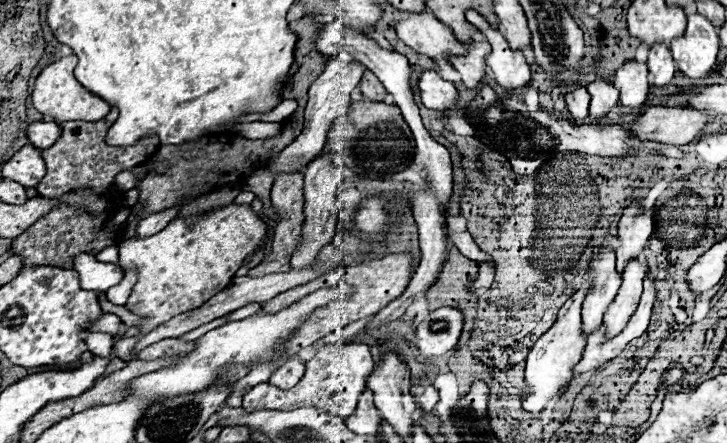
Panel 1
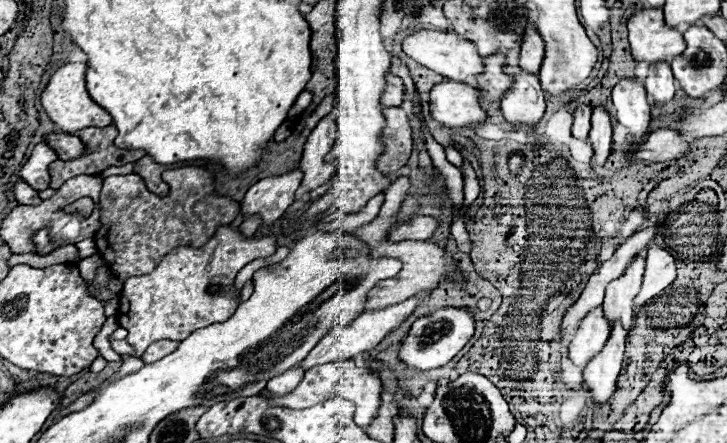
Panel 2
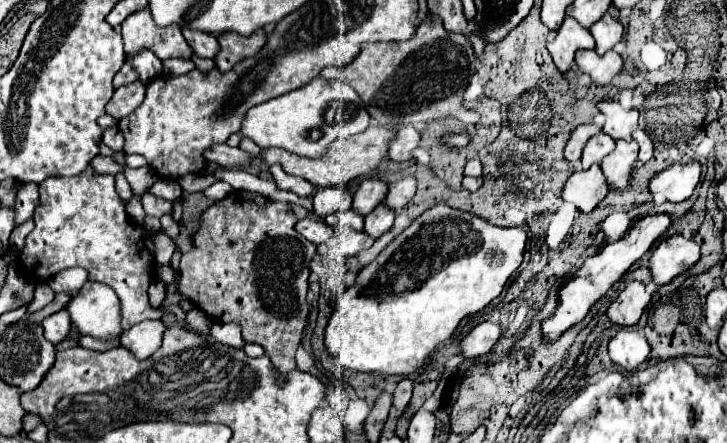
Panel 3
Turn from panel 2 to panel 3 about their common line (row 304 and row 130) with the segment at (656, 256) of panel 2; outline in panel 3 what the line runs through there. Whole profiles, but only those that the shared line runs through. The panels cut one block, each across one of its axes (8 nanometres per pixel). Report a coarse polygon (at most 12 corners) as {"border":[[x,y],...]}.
{"border":[[636,128],[632,138],[640,146],[634,168],[646,164],[652,158],[650,136],[646,130]]}

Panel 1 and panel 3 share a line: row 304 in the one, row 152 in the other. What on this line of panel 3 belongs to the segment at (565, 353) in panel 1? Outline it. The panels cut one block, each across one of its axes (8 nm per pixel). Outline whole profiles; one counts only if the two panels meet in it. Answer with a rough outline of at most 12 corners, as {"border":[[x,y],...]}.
{"border":[[594,124],[570,132],[564,158],[578,162],[588,138],[598,134]]}

